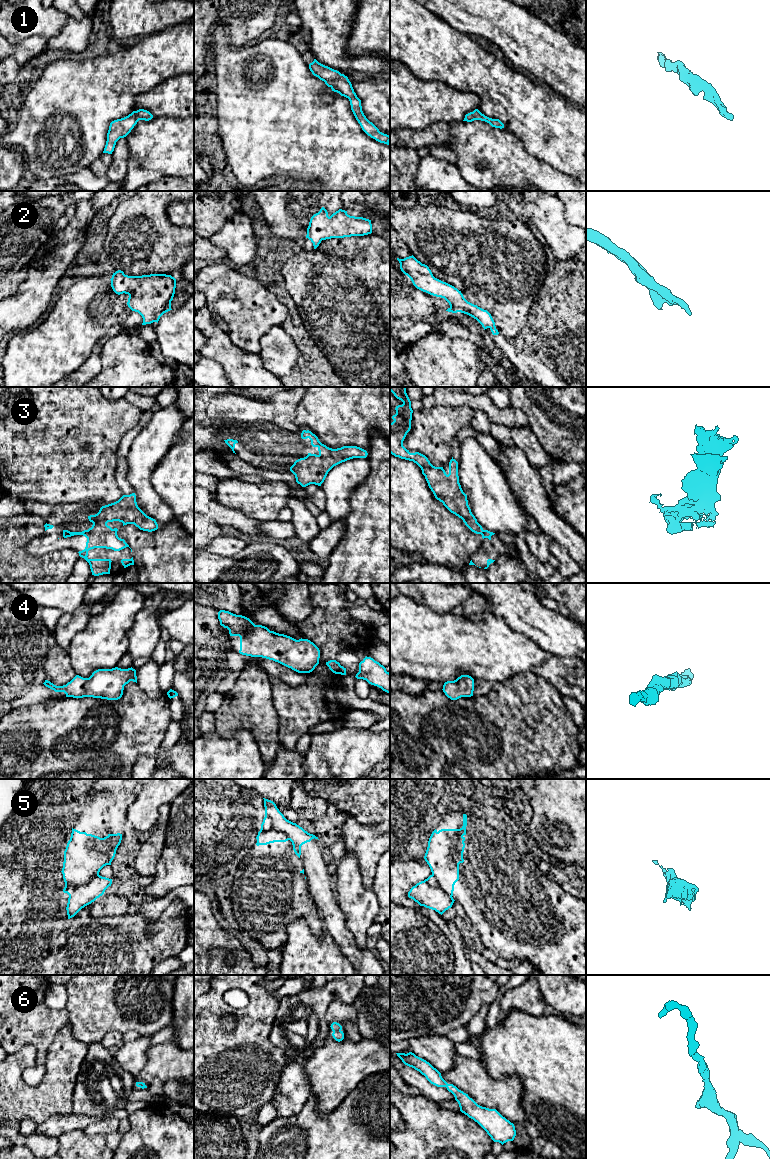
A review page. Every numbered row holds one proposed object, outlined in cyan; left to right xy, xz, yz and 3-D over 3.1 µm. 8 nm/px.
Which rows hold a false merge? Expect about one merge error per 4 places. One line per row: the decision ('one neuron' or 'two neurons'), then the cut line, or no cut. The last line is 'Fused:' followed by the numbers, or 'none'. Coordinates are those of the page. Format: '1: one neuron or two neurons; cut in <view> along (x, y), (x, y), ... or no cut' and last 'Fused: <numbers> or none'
1: one neuron; no cut
2: one neuron; no cut
3: one neuron; no cut
4: one neuron; no cut
5: two neurons; cut in xy along (98, 874), (77, 886), (65, 884)
6: one neuron; no cut
Fused: 5

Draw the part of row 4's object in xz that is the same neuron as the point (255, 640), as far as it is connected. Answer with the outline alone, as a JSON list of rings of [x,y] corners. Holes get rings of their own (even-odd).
[[[229,611],[218,612],[220,625],[229,630],[230,636],[240,637],[239,653],[251,657],[262,657],[278,662],[298,673],[310,673],[319,664],[320,650],[308,639],[296,640],[290,636],[270,631],[262,625],[255,625],[249,618]]]

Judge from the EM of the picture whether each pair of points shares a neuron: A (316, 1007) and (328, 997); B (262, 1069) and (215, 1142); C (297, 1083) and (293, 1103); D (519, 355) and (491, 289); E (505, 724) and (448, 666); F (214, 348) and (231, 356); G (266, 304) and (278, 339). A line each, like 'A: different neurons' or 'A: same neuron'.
A: same neuron
B: different neurons
C: same neuron
D: different neurons
E: different neurons
F: same neuron
G: different neurons

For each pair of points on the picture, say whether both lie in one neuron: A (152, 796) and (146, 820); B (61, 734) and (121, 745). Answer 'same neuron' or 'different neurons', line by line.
A: same neuron
B: same neuron

